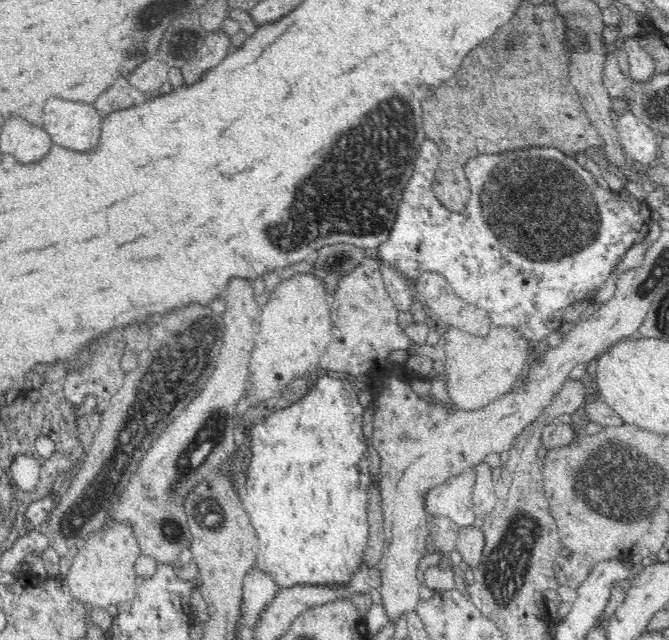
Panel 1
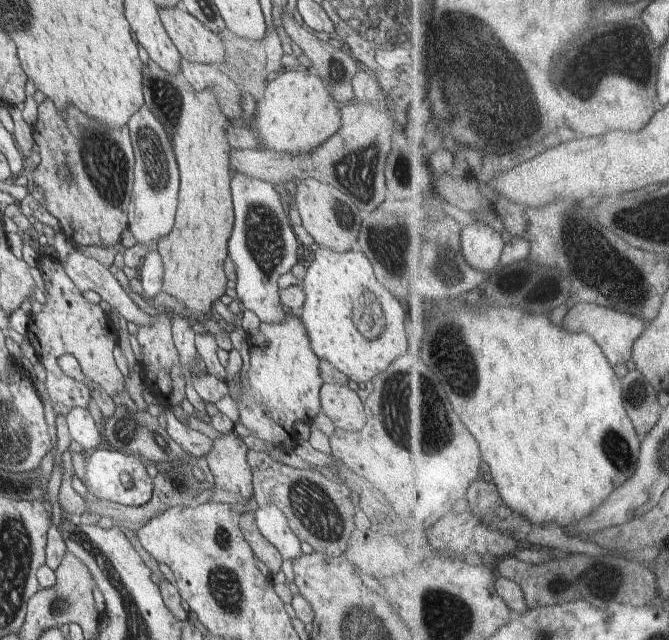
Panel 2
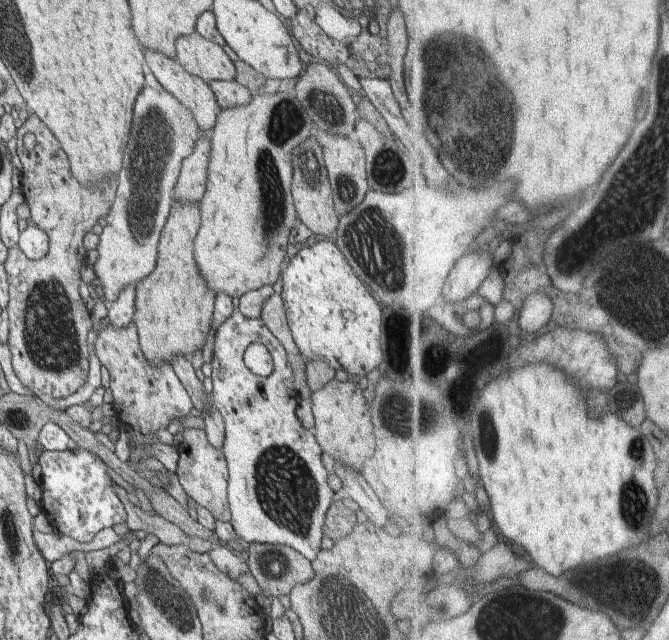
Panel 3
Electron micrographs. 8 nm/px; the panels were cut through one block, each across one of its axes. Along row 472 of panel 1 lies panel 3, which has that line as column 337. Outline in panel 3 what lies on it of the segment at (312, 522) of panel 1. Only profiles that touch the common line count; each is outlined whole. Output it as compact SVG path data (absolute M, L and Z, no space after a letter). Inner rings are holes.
M333 238L298 248L296 256L286 260L281 272L281 297L298 350L307 361L321 359L334 369L343 368L352 376L366 376L382 362L382 310L378 301L358 280Z

